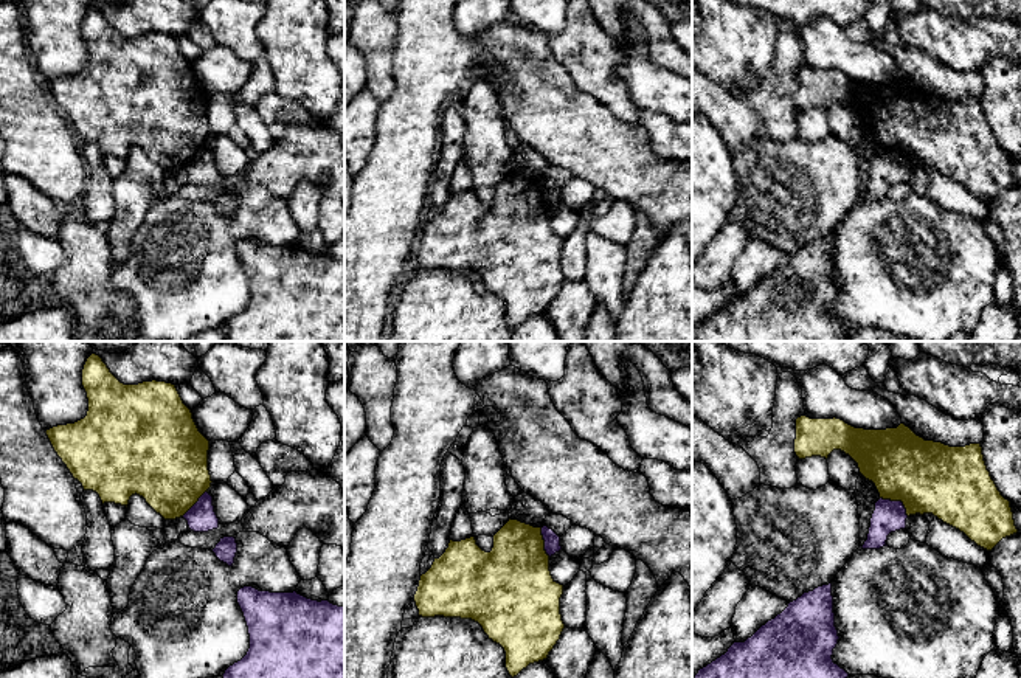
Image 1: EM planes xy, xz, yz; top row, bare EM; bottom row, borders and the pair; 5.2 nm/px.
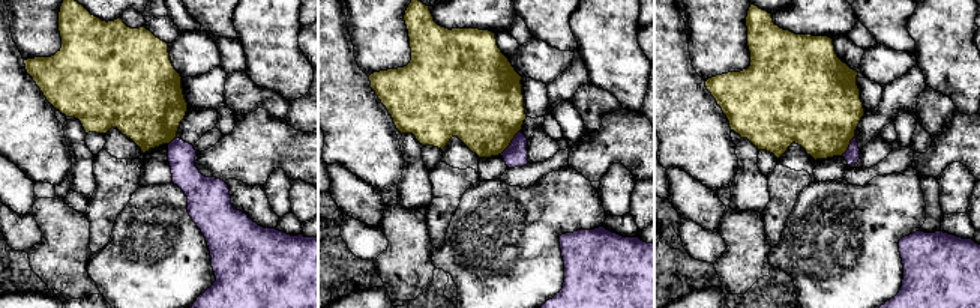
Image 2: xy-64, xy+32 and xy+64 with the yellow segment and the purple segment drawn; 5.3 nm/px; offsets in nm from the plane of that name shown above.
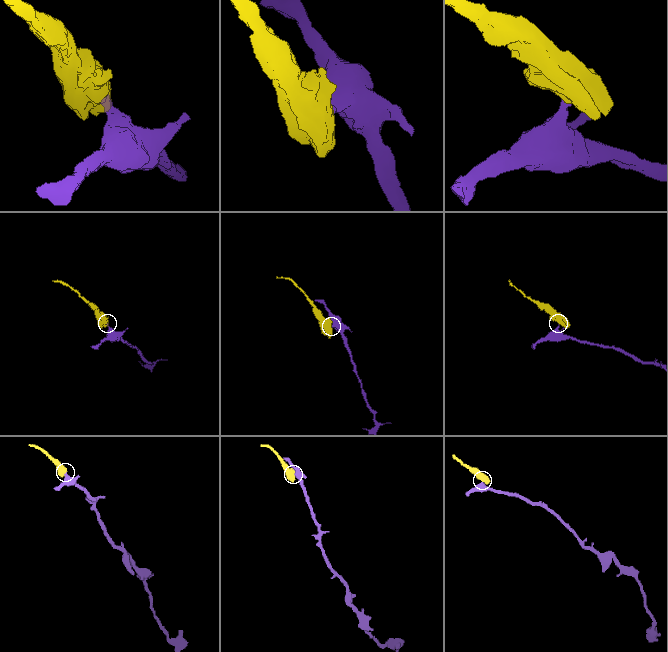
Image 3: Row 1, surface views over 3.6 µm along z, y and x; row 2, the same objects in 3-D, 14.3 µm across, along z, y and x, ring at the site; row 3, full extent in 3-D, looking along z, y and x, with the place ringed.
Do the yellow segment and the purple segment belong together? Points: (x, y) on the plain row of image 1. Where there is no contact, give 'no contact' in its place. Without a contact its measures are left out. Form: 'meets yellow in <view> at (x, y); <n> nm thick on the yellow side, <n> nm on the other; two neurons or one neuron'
meets yellow in yz at (897, 152); 380 nm thick on the yellow side, 160 nm on the other; two neurons

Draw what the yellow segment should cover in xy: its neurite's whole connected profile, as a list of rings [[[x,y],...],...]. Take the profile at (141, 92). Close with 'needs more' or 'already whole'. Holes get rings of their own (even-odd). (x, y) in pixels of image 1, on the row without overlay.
[[[92,6],[82,22],[82,39],[88,51],[87,68],[74,76],[47,82],[47,88],[84,143],[99,147],[102,157],[126,158],[132,147],[140,147],[164,172],[183,169],[211,140],[208,123],[209,93],[199,84],[191,62],[183,56],[175,37],[166,34],[121,36],[96,6]]]; already whole

